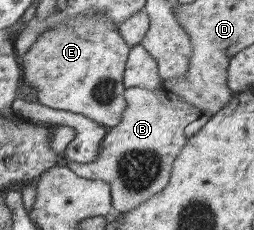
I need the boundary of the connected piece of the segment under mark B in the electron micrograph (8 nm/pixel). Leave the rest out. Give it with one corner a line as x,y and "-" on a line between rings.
144,87
125,88
123,92
127,105
118,125
109,127
101,142
101,149
96,160
87,163
74,162
61,157
62,163
71,168
78,176
88,180
103,180
110,185
111,203
115,212
125,213
147,201
153,194
159,193
167,184
170,173
183,146
187,143
185,128
200,117
201,110
186,102
177,94
164,87
145,89

